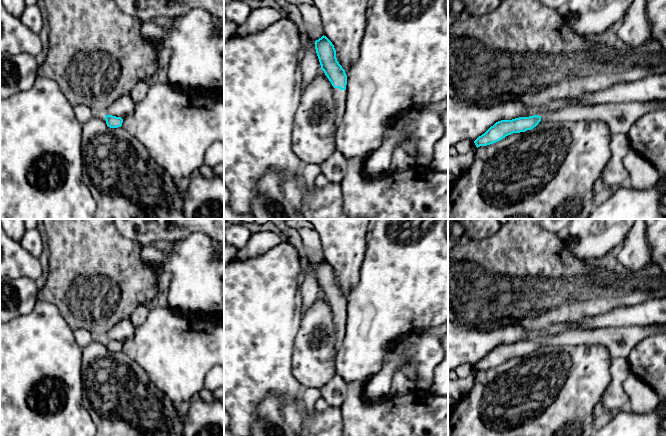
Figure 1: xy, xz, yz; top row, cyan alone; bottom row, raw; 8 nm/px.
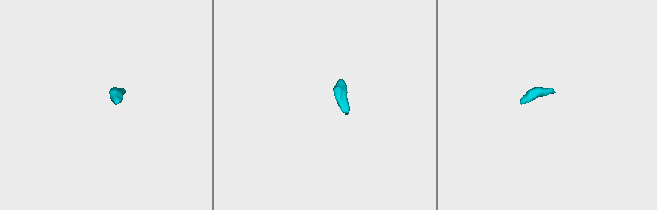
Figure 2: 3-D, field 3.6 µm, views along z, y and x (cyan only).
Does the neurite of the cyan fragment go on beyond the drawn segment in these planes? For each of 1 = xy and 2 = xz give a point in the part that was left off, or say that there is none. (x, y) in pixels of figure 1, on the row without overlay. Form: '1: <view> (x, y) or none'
1: none
2: xz (340, 320)

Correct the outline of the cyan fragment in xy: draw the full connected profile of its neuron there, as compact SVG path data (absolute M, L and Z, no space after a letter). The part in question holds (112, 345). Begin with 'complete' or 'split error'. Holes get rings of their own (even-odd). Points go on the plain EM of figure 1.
complete | M105 339L106 348L110 352L118 352L122 350L123 343L112 339Z

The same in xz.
split error | M326 260L315 265L315 273L321 293L335 312L334 353L337 354L345 336L347 299L337 285L334 269Z

